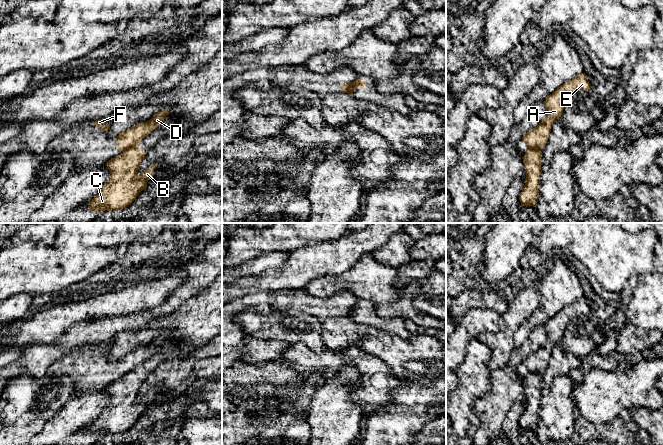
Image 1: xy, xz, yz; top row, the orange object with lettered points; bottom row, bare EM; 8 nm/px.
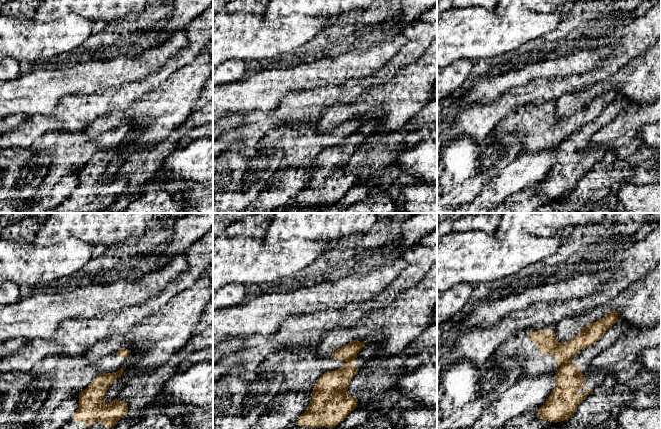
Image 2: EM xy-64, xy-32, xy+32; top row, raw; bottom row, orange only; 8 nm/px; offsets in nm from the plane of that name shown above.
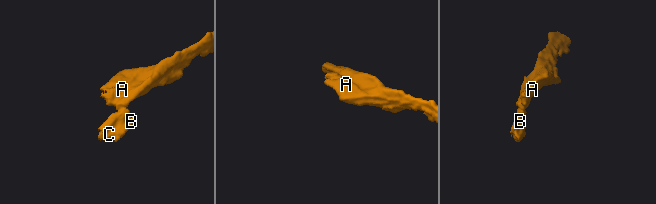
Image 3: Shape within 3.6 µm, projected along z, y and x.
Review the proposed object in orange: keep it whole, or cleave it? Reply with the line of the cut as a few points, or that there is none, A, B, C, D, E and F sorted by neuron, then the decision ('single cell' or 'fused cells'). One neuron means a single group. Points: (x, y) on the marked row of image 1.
cut in xy along (138, 146), (130, 146), (122, 152); A D E F / B C; fused cells

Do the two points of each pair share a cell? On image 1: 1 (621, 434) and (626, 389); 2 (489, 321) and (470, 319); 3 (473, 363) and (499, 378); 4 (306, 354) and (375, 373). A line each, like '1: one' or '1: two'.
1: two
2: one
3: two
4: one

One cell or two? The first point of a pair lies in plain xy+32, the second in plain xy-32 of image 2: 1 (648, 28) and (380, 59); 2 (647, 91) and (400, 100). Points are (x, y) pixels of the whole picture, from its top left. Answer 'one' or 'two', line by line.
1: two
2: one

